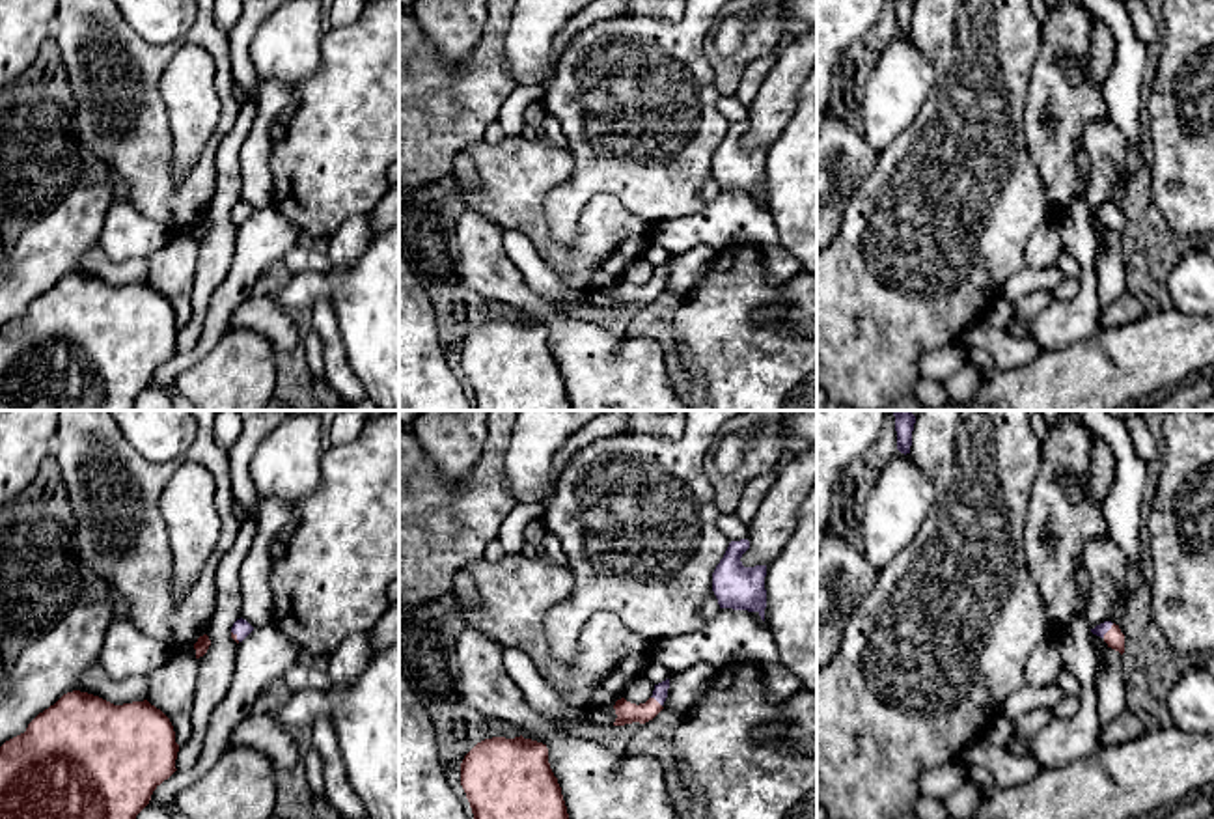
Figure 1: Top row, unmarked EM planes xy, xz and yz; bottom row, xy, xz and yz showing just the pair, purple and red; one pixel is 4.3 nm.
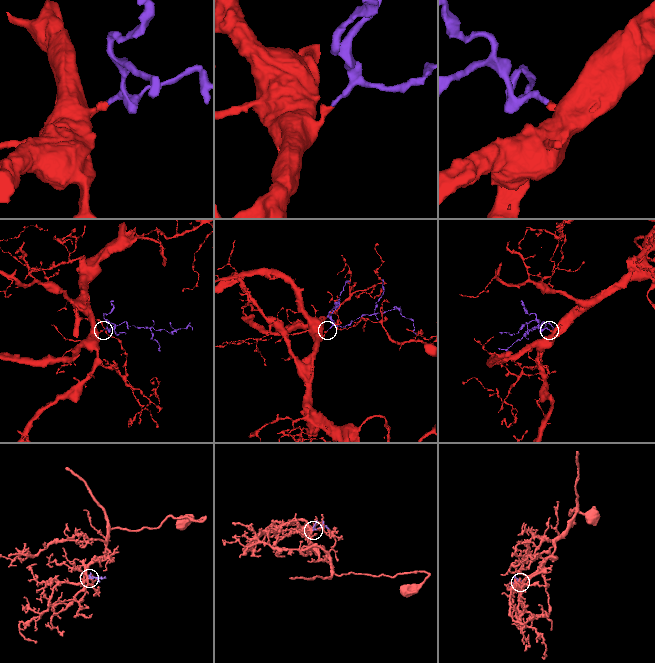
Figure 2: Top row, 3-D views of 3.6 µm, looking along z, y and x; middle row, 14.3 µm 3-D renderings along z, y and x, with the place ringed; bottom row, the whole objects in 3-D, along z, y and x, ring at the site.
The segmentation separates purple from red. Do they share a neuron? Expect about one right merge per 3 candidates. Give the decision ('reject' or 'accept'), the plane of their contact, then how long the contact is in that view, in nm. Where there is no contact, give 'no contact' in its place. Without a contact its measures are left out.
accept; meets purple in yz; contact 80 nm long

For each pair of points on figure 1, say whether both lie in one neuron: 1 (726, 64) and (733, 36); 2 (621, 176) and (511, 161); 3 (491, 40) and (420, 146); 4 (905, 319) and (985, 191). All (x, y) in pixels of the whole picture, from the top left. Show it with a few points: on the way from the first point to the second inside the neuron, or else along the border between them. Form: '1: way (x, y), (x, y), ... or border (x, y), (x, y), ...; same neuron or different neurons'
1: border (752, 19), (744, 28), (743, 45), (722, 56); different neurons
2: border (567, 148), (573, 174), (545, 200); different neurons
3: way (485, 66), (483, 75), (439, 120); same neuron
4: way (905, 288), (905, 282), (959, 222); same neuron

